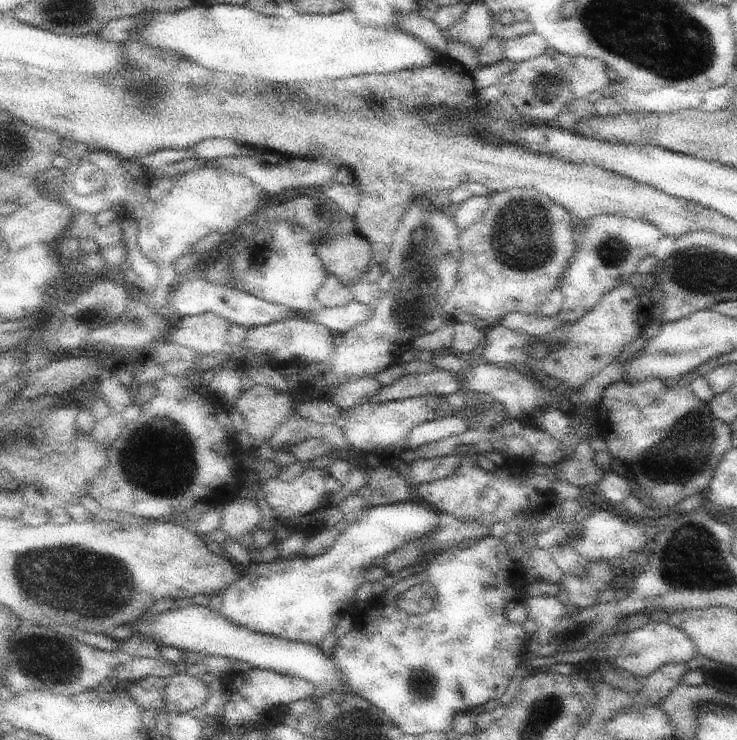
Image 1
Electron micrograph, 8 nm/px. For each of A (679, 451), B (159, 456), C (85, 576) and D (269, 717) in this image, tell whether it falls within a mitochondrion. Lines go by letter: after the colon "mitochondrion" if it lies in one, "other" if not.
A: mitochondrion
B: mitochondrion
C: mitochondrion
D: other

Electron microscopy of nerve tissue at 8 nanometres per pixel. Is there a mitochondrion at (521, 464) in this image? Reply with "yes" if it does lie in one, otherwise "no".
no

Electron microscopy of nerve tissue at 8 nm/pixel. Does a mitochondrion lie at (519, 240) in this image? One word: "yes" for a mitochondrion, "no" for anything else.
yes

